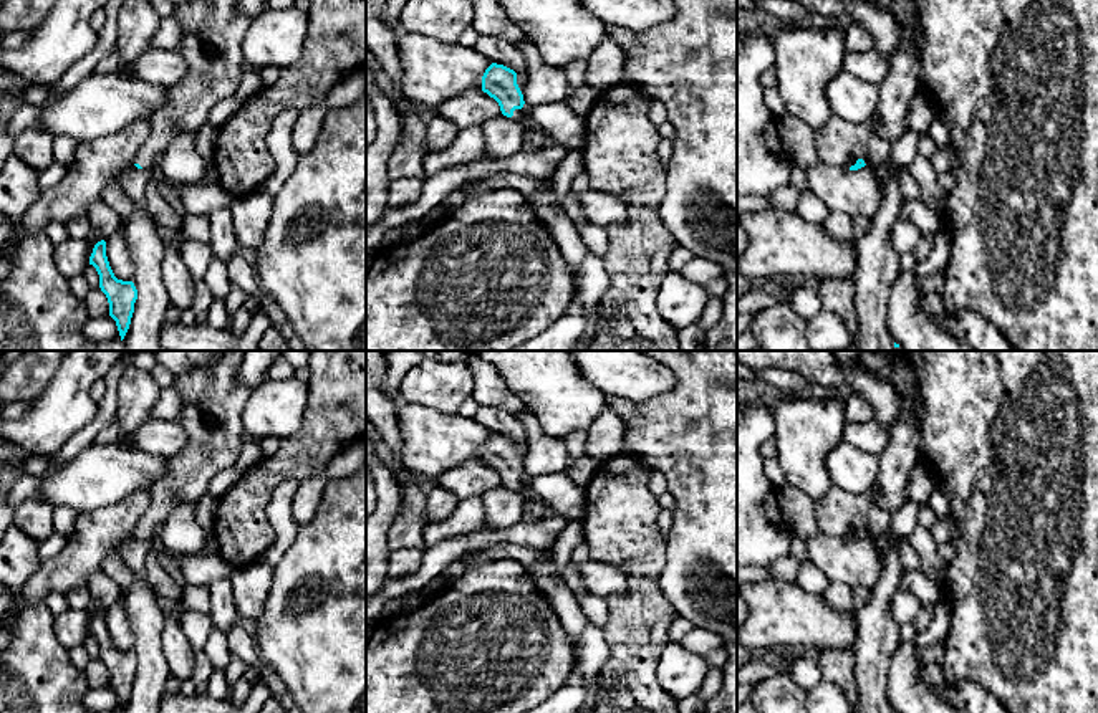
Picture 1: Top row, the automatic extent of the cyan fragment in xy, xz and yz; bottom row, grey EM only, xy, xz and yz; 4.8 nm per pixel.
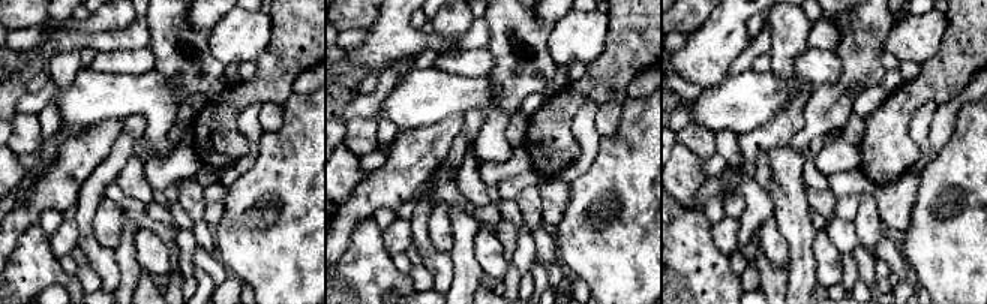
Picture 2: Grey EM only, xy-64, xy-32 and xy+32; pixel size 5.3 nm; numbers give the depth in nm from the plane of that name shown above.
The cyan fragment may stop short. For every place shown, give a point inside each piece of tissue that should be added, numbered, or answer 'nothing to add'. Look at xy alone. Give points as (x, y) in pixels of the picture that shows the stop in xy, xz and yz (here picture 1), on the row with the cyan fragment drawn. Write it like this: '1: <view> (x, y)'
1: xy (212, 30)

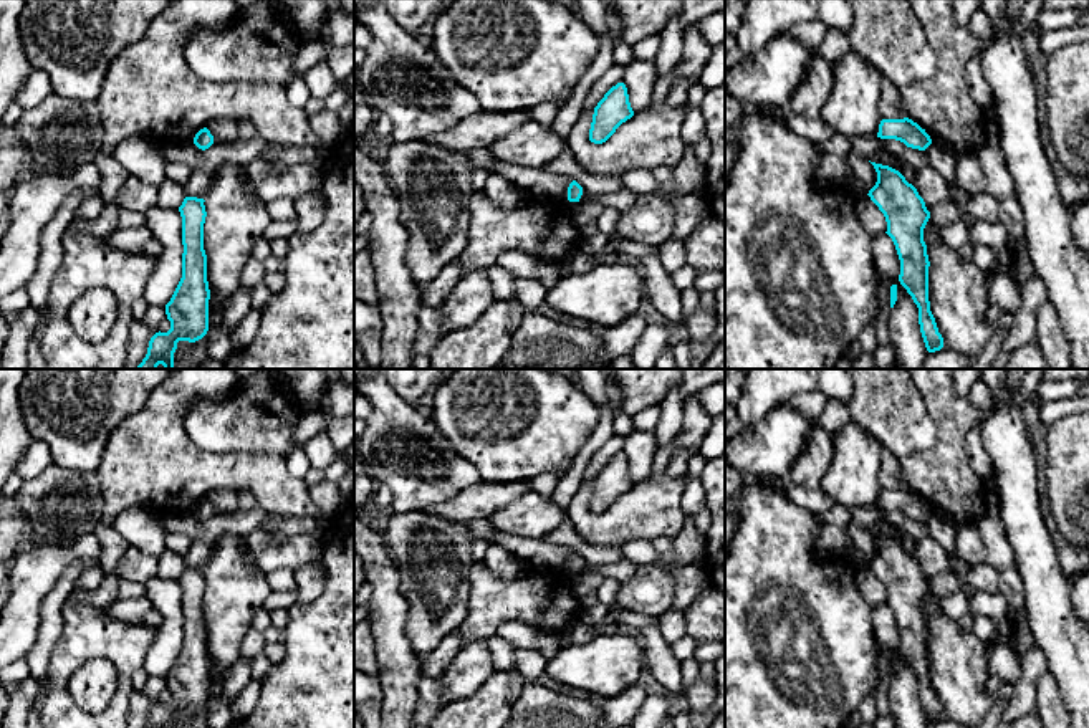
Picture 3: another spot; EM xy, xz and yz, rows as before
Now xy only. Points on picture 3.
nothing to add

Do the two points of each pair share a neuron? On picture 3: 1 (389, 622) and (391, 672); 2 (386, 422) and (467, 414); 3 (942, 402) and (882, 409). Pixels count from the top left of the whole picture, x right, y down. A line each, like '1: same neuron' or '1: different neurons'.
1: same neuron
2: different neurons
3: different neurons

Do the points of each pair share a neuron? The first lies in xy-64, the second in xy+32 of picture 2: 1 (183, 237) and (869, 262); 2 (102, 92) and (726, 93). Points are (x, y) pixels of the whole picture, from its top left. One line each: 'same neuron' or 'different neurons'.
1: same neuron
2: same neuron

